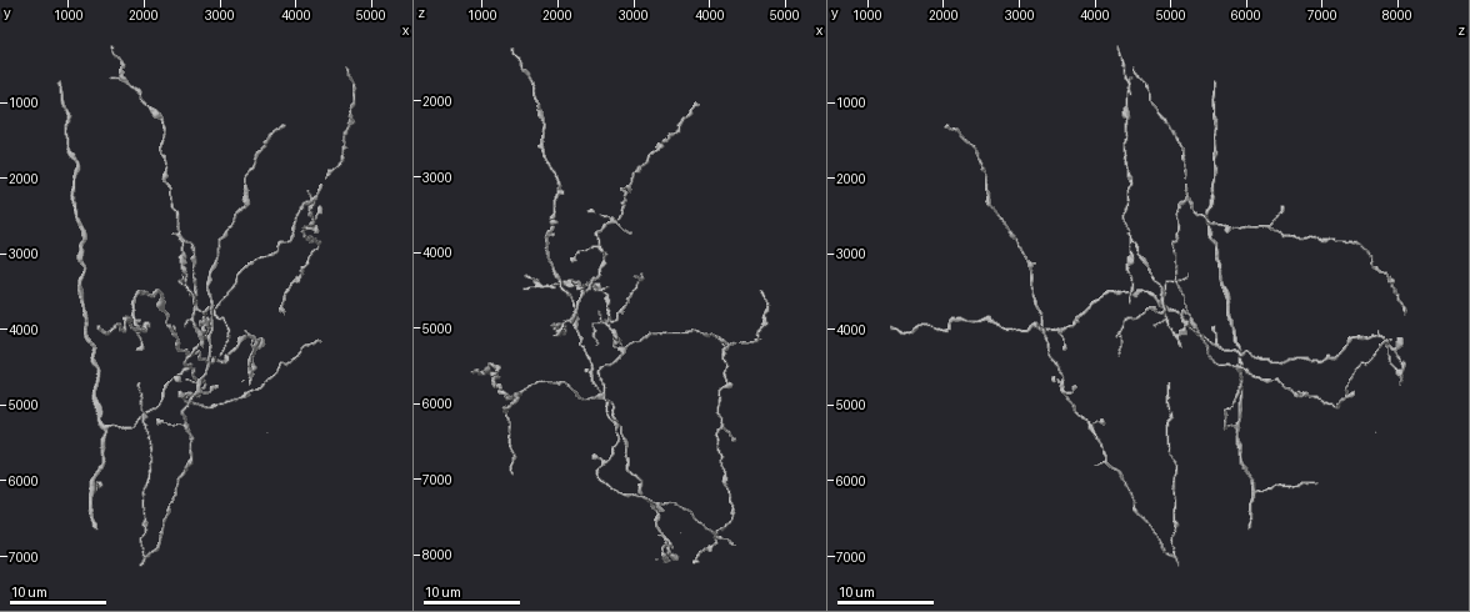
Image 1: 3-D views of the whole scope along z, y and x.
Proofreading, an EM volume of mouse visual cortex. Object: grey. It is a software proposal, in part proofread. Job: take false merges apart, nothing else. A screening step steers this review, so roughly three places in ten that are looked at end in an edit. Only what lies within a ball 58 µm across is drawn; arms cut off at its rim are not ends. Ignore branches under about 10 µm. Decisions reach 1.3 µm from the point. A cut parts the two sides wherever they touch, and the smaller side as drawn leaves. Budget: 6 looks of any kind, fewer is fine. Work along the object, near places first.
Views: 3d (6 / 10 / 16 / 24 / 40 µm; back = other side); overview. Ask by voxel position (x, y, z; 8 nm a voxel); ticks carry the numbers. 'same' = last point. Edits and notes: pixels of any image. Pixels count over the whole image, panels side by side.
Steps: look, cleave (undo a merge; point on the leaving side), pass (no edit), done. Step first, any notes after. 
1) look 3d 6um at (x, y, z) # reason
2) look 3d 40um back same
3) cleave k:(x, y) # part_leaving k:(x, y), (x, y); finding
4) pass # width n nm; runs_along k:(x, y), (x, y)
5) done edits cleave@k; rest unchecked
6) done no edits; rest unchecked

look 3d 10um at (2700, 4700, 3550) # four or more arms meet

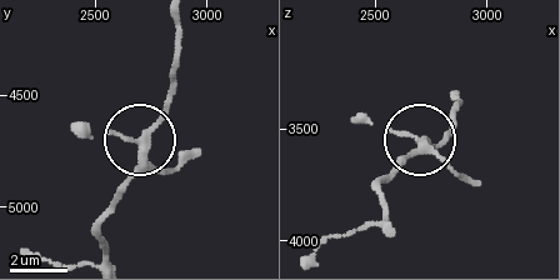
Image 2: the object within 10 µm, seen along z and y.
pass # arms 4; all the same neuron

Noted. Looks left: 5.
look 3d 6um at (2550, 5150, 3850) # sudden change in width

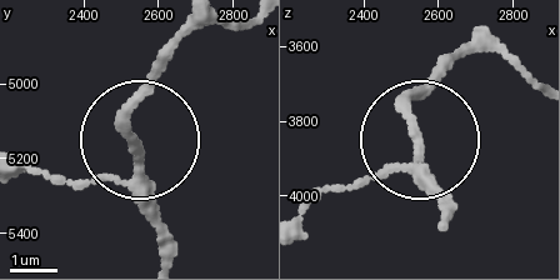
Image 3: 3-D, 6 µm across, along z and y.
look 3d 6um back at (2550, 5180, 3850) # other side

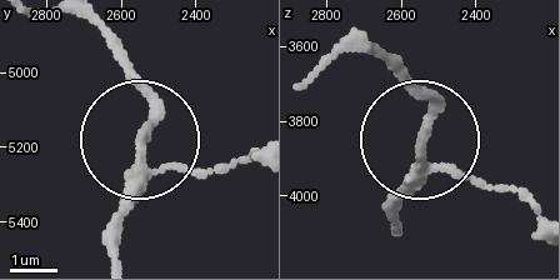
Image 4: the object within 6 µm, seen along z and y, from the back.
pass # continuous, no second neuron

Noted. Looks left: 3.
look 3d 16um at (1450, 5350, 5900)

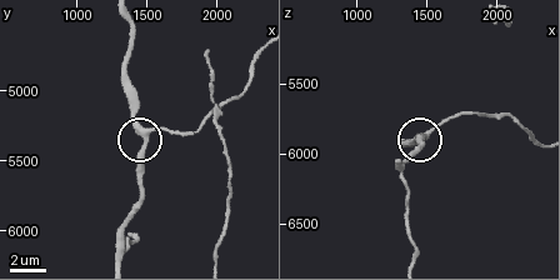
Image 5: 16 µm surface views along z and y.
pass # arms 3; runs_along 5:(538, 140), (505, 115), (461, 114), (439, 123), (420, 140); all the same neuron

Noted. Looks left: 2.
done no edits; rest unchecked

